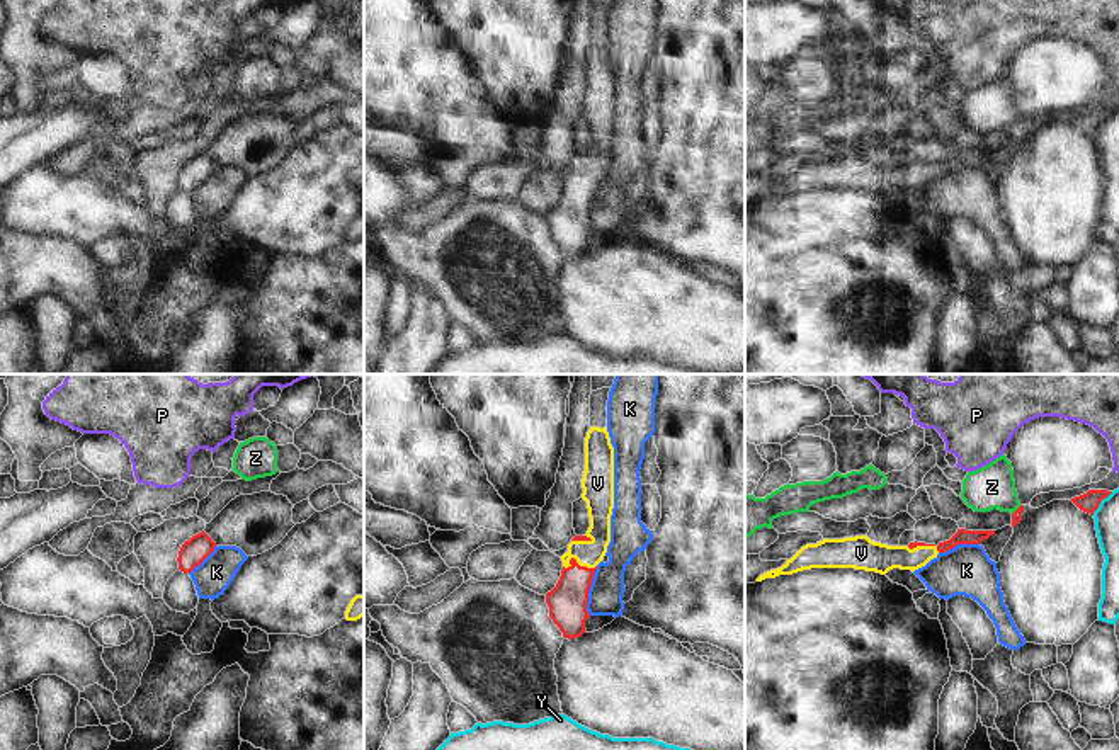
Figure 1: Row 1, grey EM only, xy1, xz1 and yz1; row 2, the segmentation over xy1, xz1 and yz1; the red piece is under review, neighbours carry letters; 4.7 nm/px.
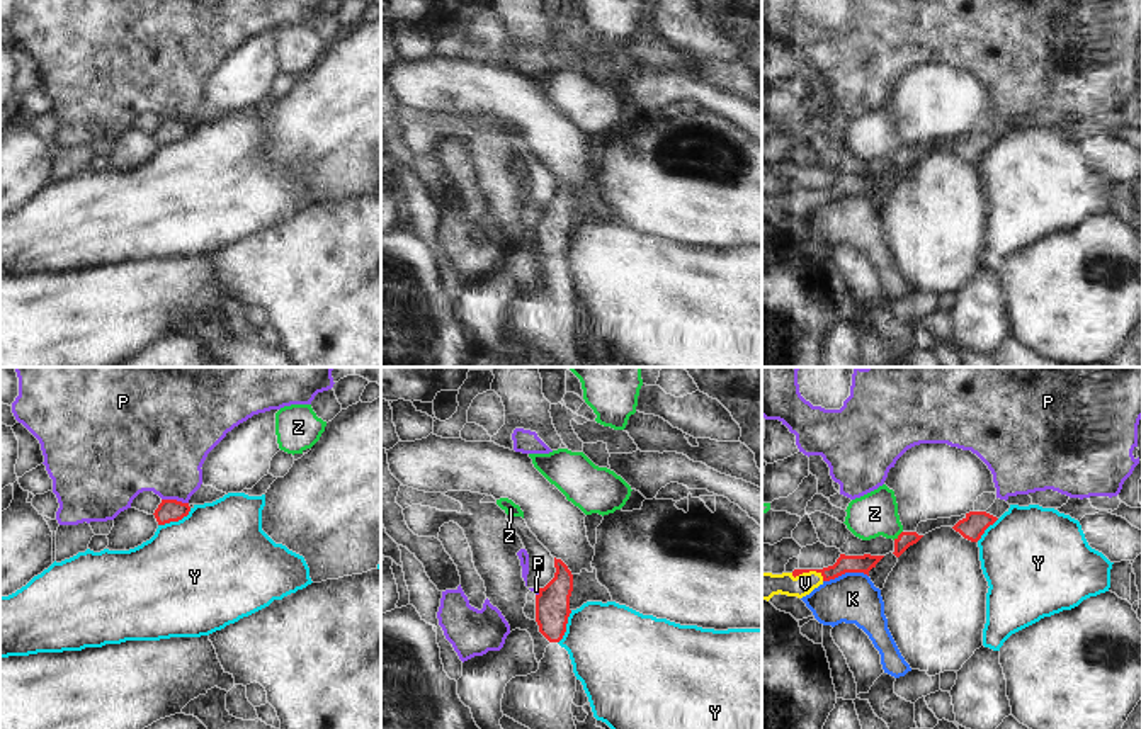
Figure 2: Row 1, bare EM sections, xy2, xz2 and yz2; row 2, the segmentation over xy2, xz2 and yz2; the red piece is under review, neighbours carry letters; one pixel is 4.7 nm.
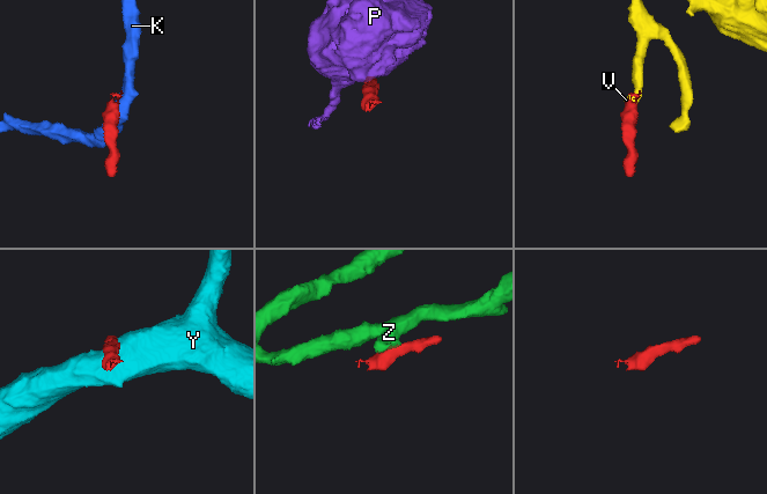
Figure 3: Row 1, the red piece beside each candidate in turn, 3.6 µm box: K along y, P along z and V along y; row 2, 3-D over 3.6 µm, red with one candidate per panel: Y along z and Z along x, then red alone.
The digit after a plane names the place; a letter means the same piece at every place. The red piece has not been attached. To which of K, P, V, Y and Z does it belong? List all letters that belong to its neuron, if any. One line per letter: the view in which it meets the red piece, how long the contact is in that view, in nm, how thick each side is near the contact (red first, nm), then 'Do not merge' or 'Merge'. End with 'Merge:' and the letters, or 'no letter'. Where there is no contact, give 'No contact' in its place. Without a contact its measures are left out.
K: Touches red in xz1. Shared border 240 nm. Thickness 180 nm (red) against 160 nm. Do not merge
P: Touches red in xy2. Shared border 130 nm. Thickness 110 nm (red) against 400 nm. Do not merge
V: Touches red in xz1. Shared border 160 nm. Thickness 180 nm (red) against 130 nm. Merge
Y: Touches red in xy2. Shared border 180 nm. Thickness 110 nm (red) against 500 nm. Do not merge
Z: Touches red in yz2. Shared border 60 nm. Thickness 80 nm (red) against 200 nm. Do not merge
Merge: V

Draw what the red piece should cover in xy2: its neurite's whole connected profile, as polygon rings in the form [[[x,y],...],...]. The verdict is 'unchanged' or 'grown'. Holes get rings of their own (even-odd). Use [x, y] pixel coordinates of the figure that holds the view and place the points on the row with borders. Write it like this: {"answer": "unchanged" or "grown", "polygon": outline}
{"answer": "unchanged", "polygon": [[[162,500],[162,503],[158,505],[158,508],[155,510],[155,518],[158,522],[158,525],[165,525],[170,522],[179,522],[184,517],[187,517],[190,511],[189,503],[182,503],[177,500]]]}

